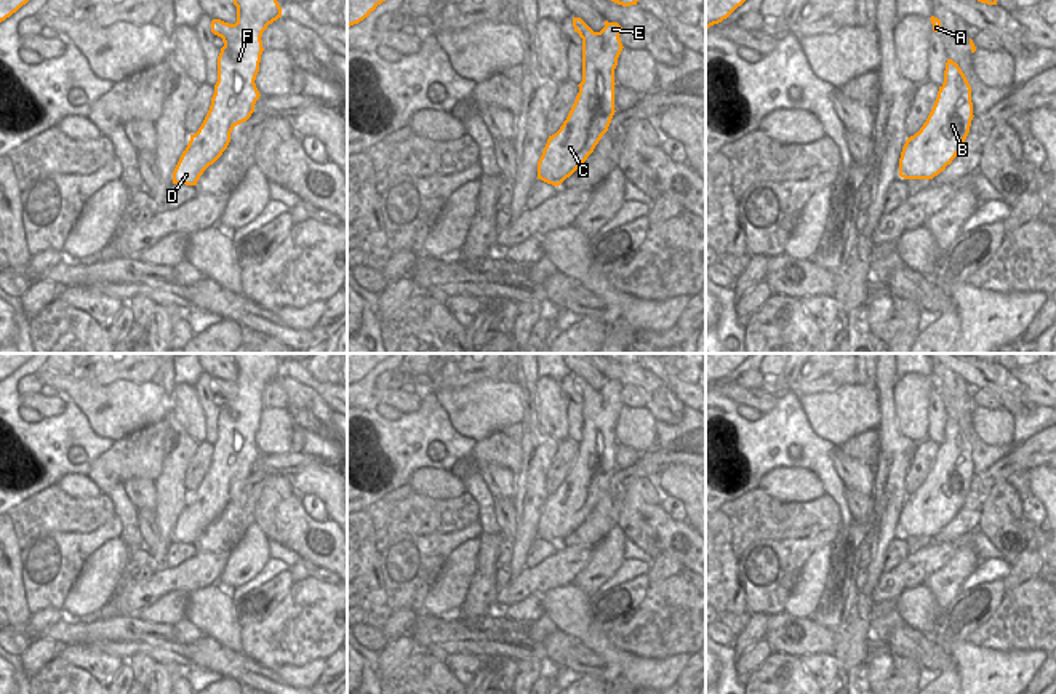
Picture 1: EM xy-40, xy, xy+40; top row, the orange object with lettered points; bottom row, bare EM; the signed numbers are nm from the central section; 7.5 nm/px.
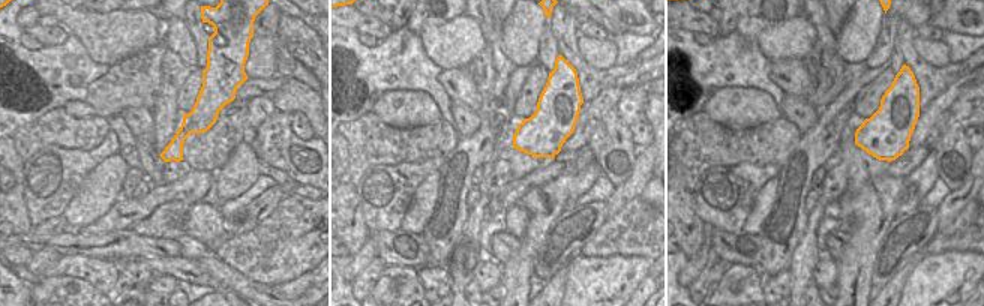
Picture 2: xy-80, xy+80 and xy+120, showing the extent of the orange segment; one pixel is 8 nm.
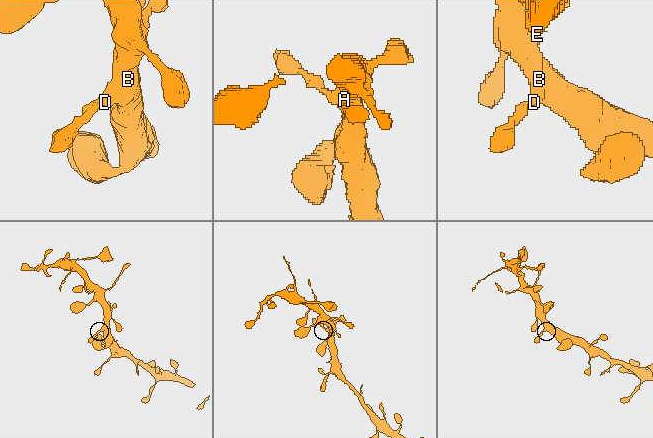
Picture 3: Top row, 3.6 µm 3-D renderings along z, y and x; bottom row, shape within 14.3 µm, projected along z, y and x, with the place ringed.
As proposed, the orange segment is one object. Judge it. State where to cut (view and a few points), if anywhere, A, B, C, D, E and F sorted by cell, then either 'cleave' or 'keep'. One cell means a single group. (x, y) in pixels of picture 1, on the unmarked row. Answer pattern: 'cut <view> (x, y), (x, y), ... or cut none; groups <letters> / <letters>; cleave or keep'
cut none; groups A B C D E F; keep

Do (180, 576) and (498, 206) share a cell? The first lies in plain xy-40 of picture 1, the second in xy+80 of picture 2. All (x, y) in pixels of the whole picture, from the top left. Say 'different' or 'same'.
same

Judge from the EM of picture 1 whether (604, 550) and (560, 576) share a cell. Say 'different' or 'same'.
different

